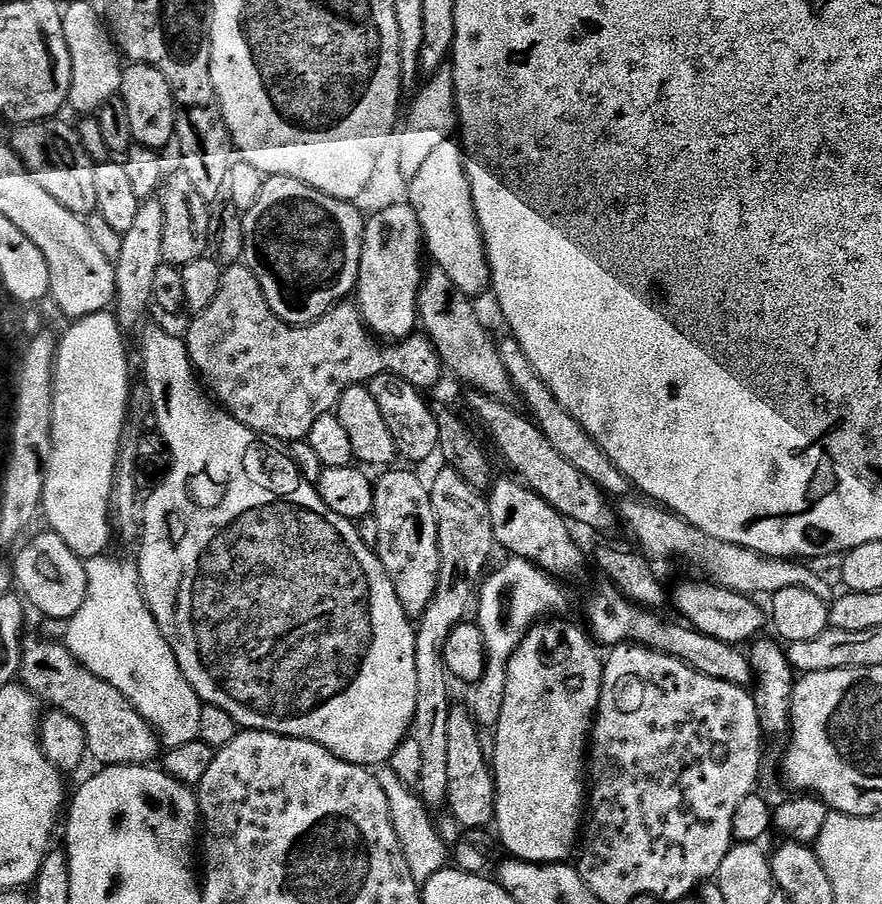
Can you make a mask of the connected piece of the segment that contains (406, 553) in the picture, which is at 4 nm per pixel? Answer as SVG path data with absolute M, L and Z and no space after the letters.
M396 470L385 471L388 473L375 481L372 490L371 515L375 516L379 529L374 551L398 594L398 602L402 602L402 610L406 610L409 618L418 618L430 602L438 580L438 522L434 518L429 485L412 472L392 471Z

